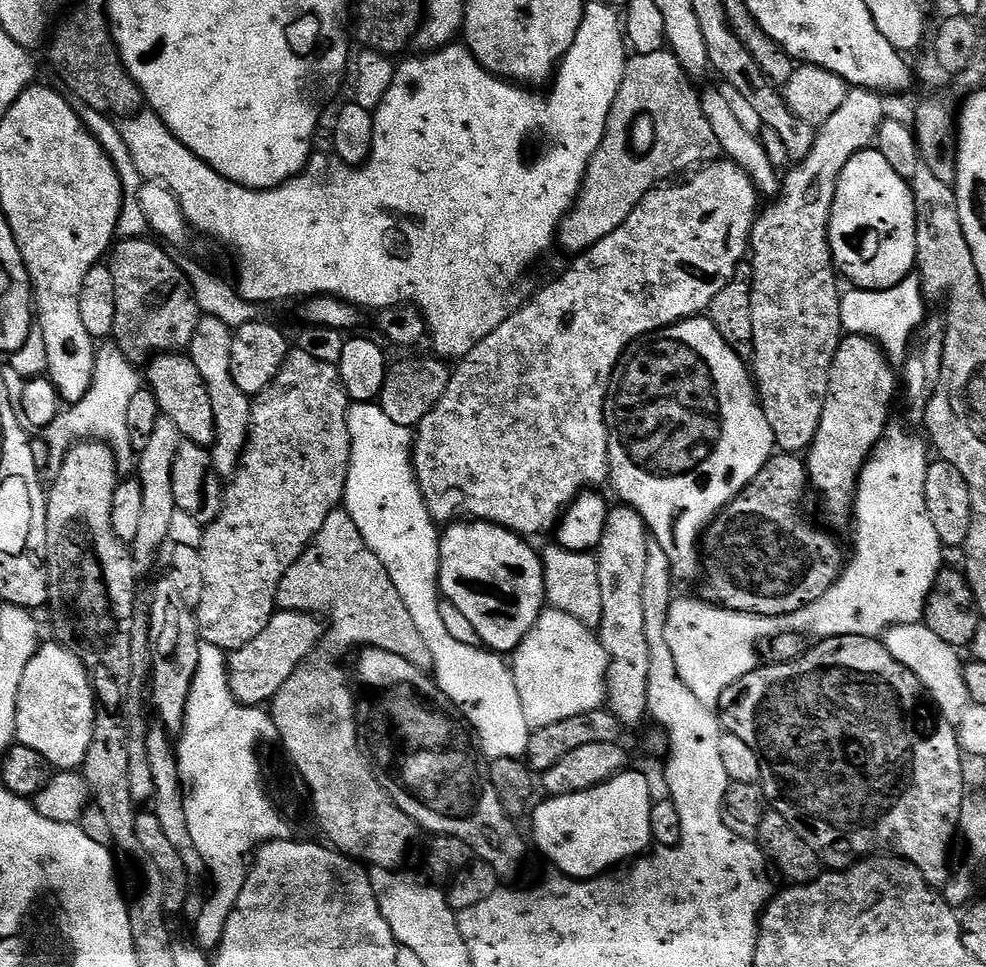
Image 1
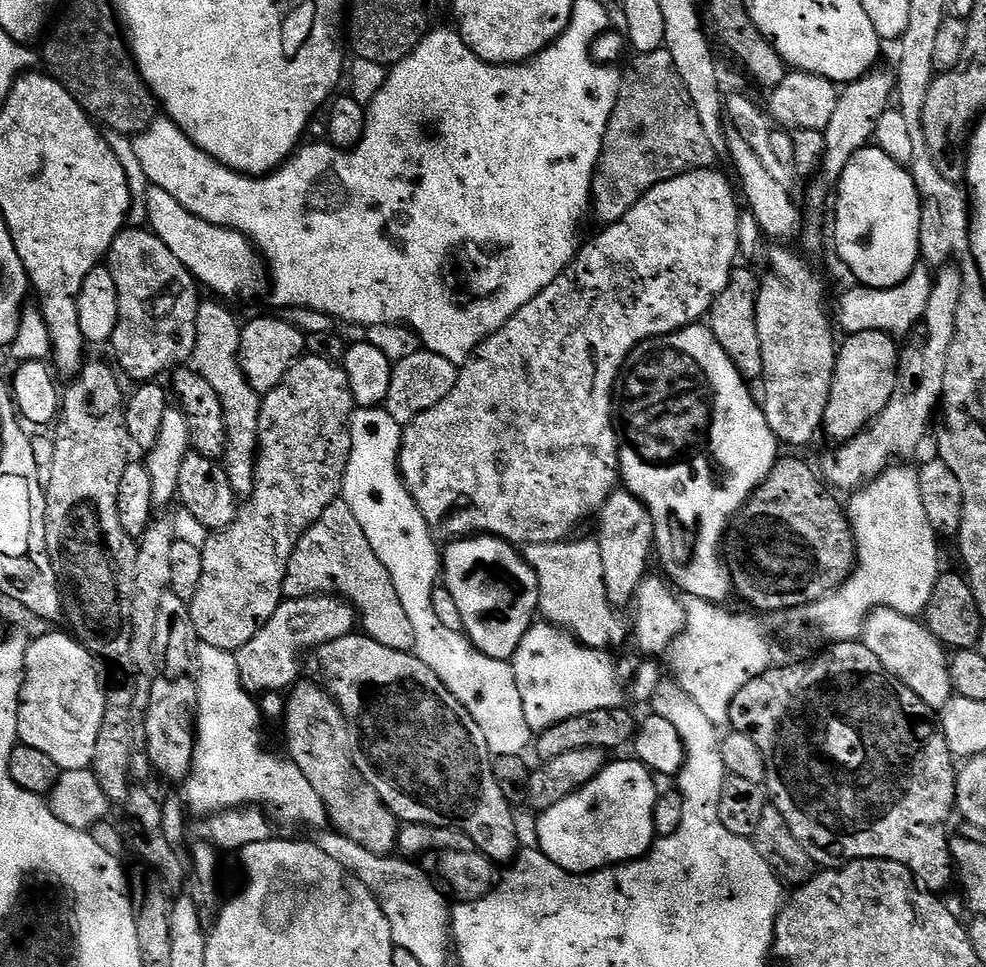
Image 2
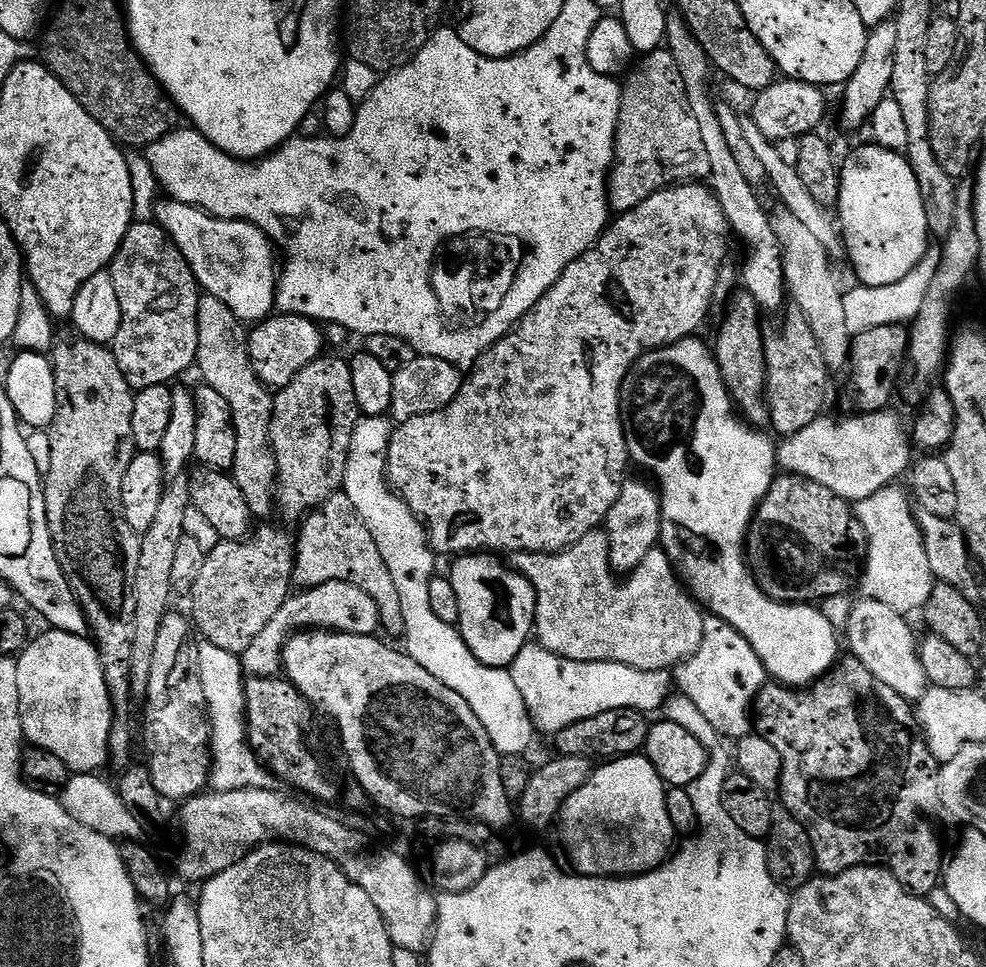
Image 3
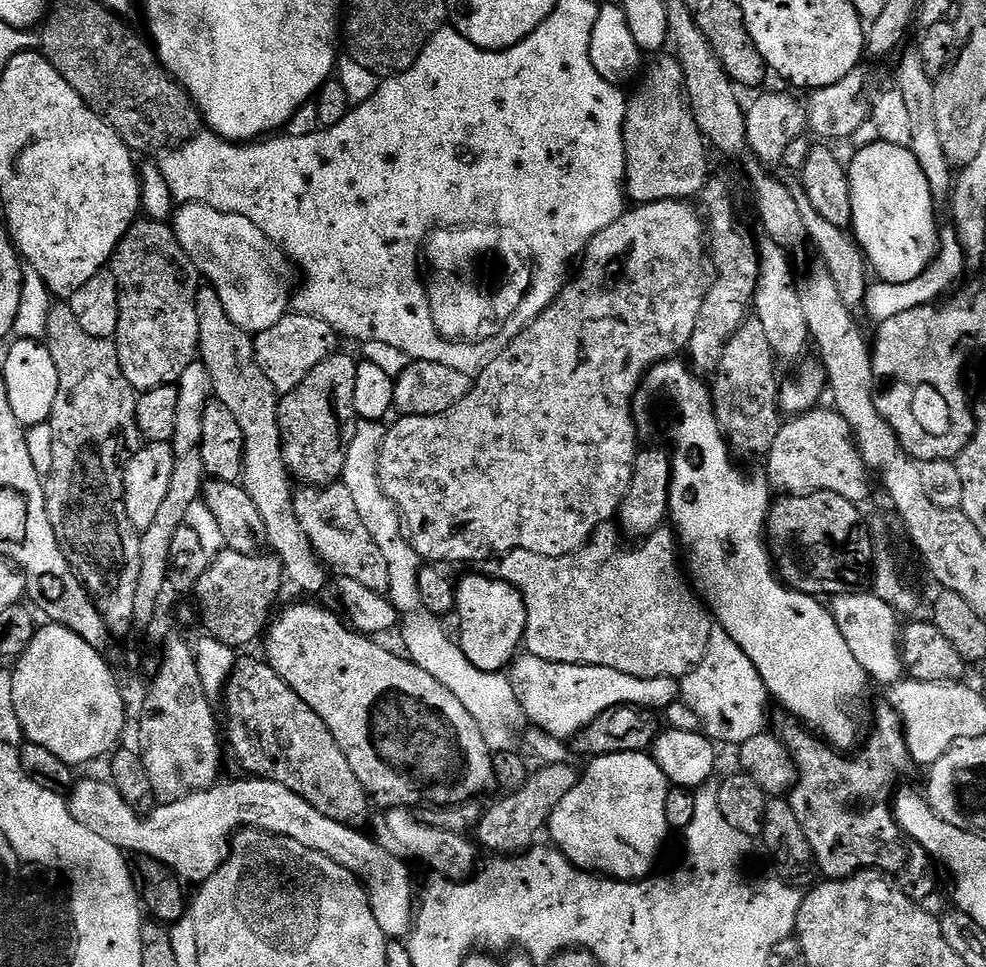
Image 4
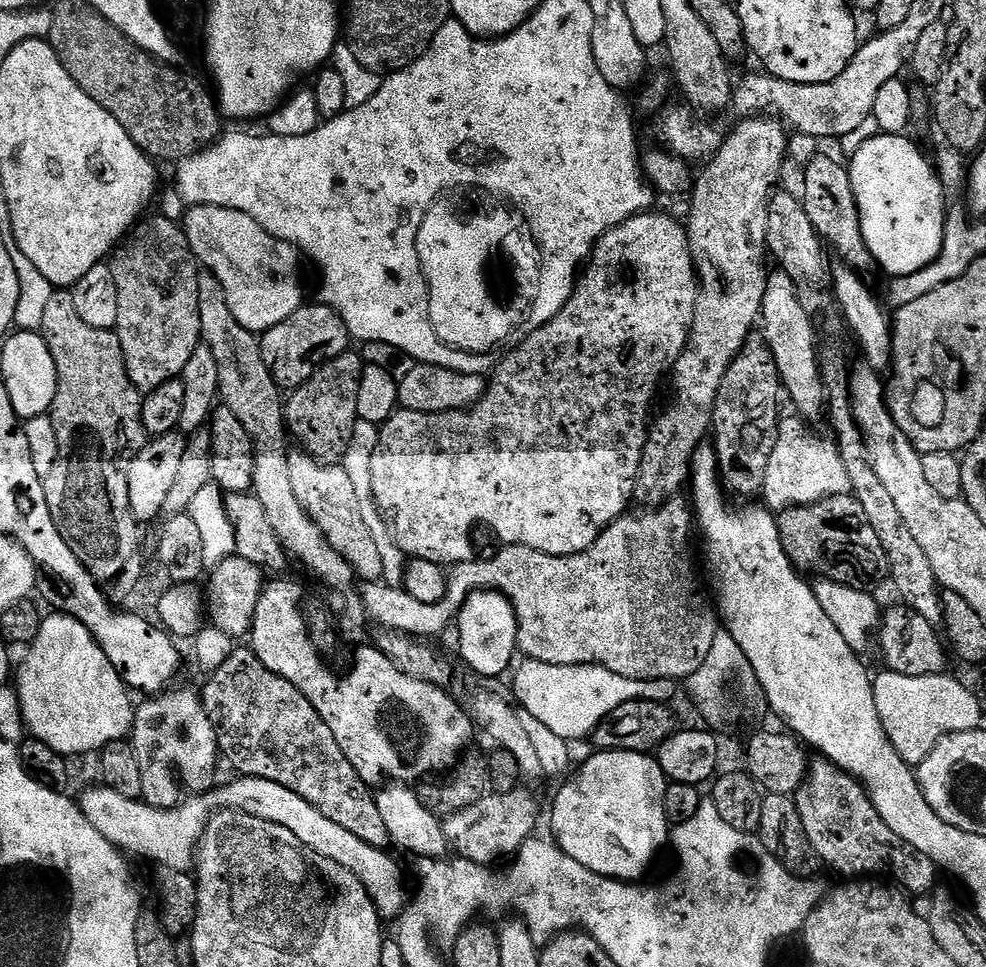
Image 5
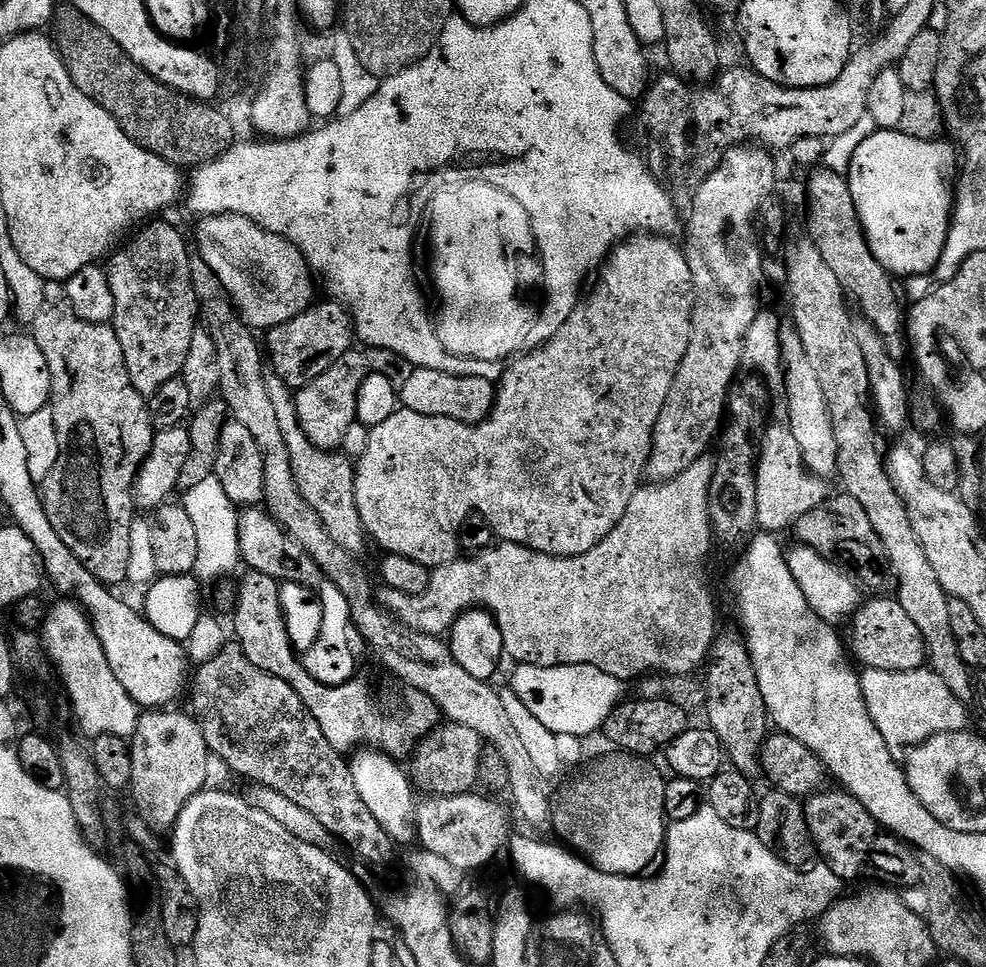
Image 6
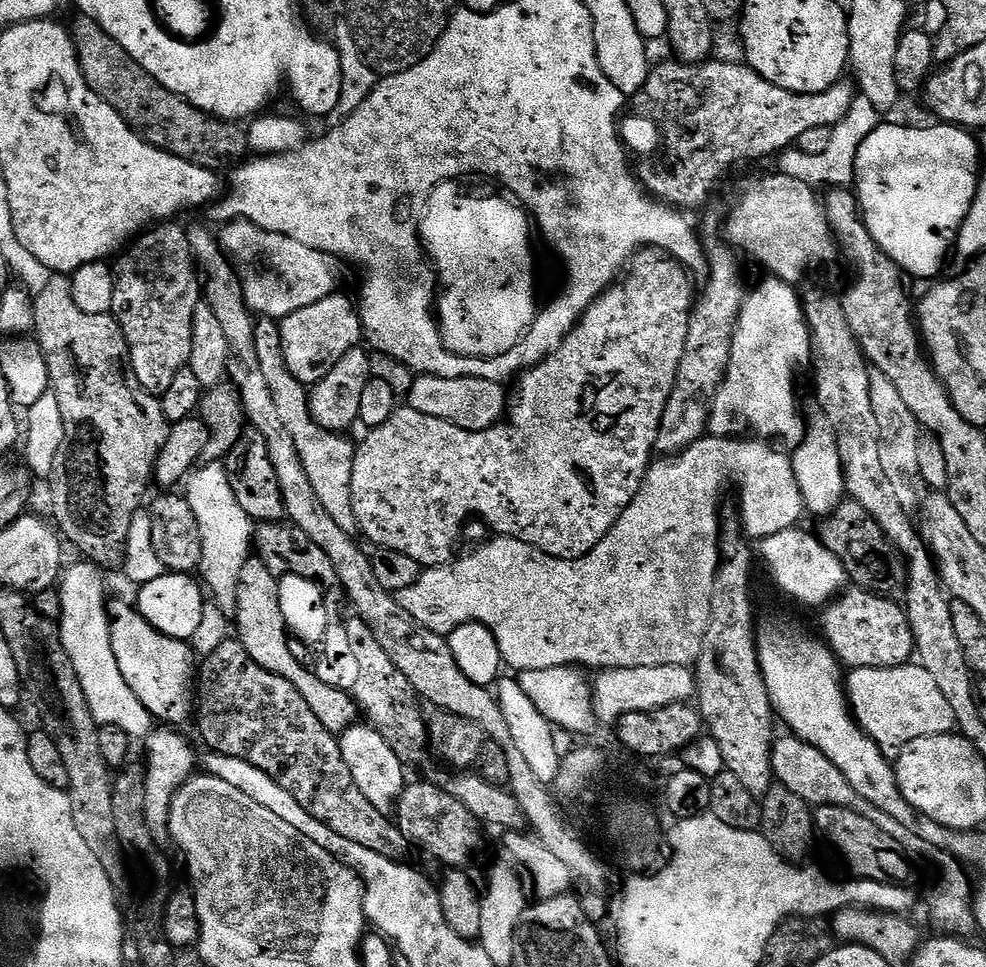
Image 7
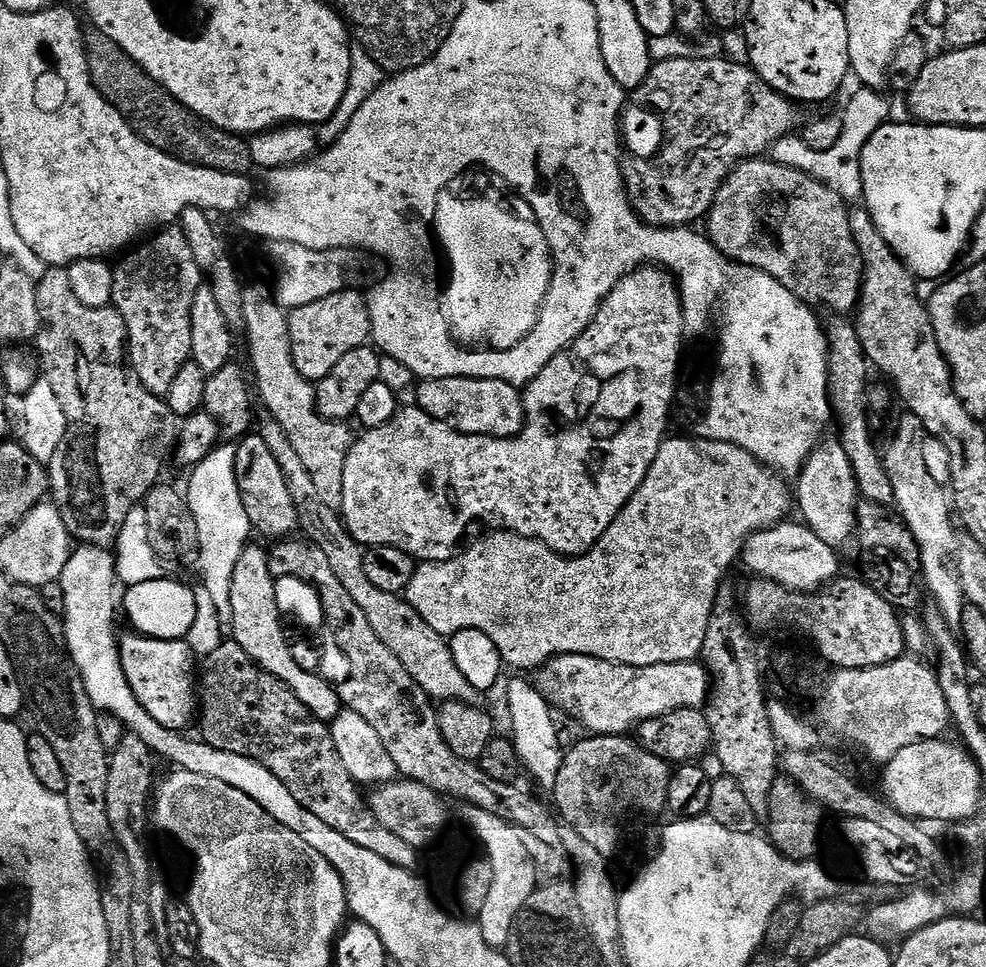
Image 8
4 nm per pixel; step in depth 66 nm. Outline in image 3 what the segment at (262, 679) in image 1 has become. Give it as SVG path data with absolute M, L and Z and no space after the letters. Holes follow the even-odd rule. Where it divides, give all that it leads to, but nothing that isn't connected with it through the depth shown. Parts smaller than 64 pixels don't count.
M335 580L326 582L322 586L297 591L289 595L282 610L278 610L278 614L270 618L270 623L259 632L258 638L254 638L254 642L246 646L242 654L245 673L249 677L279 677L282 672L284 643L297 632L305 630L331 630L359 636L376 636L381 631L380 611L374 600L370 598L370 594L366 594L364 590L358 590L358 586L350 582Z

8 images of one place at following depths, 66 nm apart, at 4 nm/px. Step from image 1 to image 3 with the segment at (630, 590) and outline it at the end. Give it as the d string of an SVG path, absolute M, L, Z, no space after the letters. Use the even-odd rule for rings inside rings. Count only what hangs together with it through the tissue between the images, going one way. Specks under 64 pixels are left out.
M625 479L622 490L618 490L618 502L610 506L610 514L604 519L602 528L608 533L612 571L627 574L635 570L638 562L660 544L662 530L662 506L660 493L647 479ZM647 482L650 484L648 485ZM652 487L652 488L651 488Z

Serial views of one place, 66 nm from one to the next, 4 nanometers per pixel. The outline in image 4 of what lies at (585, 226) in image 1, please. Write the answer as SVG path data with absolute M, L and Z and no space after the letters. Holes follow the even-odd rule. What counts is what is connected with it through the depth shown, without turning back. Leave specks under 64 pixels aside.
M659 53L649 67L645 67L633 96L627 101L626 118L623 124L624 152L627 154L625 193L636 204L649 204L656 200L692 200L708 184L708 151L700 127L692 116L683 88L682 66L671 53Z

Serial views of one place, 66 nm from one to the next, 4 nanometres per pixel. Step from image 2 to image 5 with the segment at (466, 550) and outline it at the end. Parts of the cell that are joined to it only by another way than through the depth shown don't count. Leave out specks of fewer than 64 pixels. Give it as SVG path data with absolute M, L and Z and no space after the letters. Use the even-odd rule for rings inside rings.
M469 592L459 616L454 621L455 631L460 631L460 656L480 676L500 676L513 667L512 655L517 655L516 634L518 622L512 604L500 592Z

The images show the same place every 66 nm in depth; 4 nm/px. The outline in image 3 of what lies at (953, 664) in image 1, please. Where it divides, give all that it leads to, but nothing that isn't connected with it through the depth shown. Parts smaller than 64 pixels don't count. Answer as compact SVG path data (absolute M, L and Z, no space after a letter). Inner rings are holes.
M867 598L861 599L861 604L851 609L846 631L848 631L848 640L846 636L846 644L850 647L851 655L856 657L858 662L862 662L862 666L866 666L866 670L870 670L870 674L874 674L878 678L878 682L885 682L895 693L902 694L910 702L918 702L927 692L928 681L925 671L922 668L922 662L919 655L919 641L914 636L913 630L906 622L907 617L890 607L886 602L878 602Z

